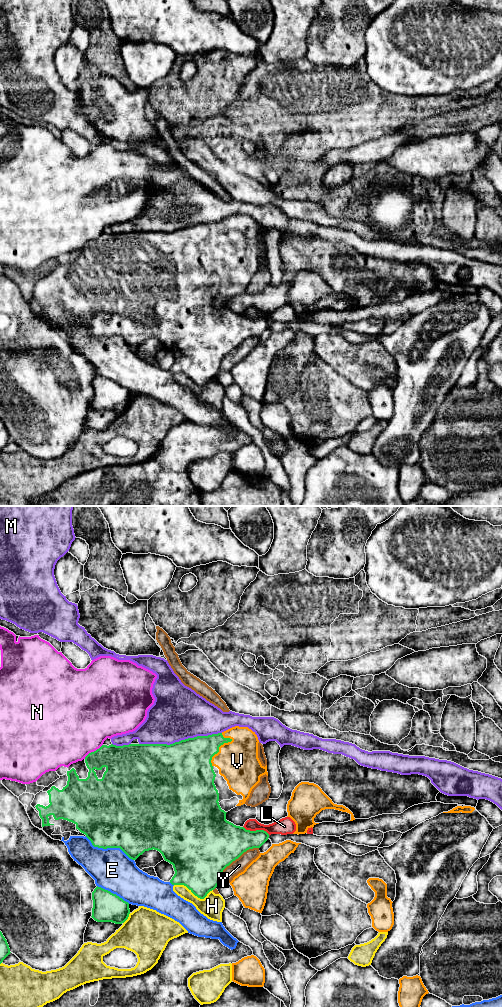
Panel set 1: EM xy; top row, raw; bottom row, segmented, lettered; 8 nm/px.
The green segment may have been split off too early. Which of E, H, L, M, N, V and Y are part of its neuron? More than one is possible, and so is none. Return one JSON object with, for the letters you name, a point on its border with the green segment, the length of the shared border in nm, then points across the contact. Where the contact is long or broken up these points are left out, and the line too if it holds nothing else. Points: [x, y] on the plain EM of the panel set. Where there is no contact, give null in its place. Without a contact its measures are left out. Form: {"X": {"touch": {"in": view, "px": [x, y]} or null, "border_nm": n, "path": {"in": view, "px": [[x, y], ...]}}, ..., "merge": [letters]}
{"V": {"touch": {"in": "xy", "px": [221, 232]}, "border_nm": 280}, "merge": ["V"]}

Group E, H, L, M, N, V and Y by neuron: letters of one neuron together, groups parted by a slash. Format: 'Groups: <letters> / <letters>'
Groups: E / H / L / M / N / V / Y

